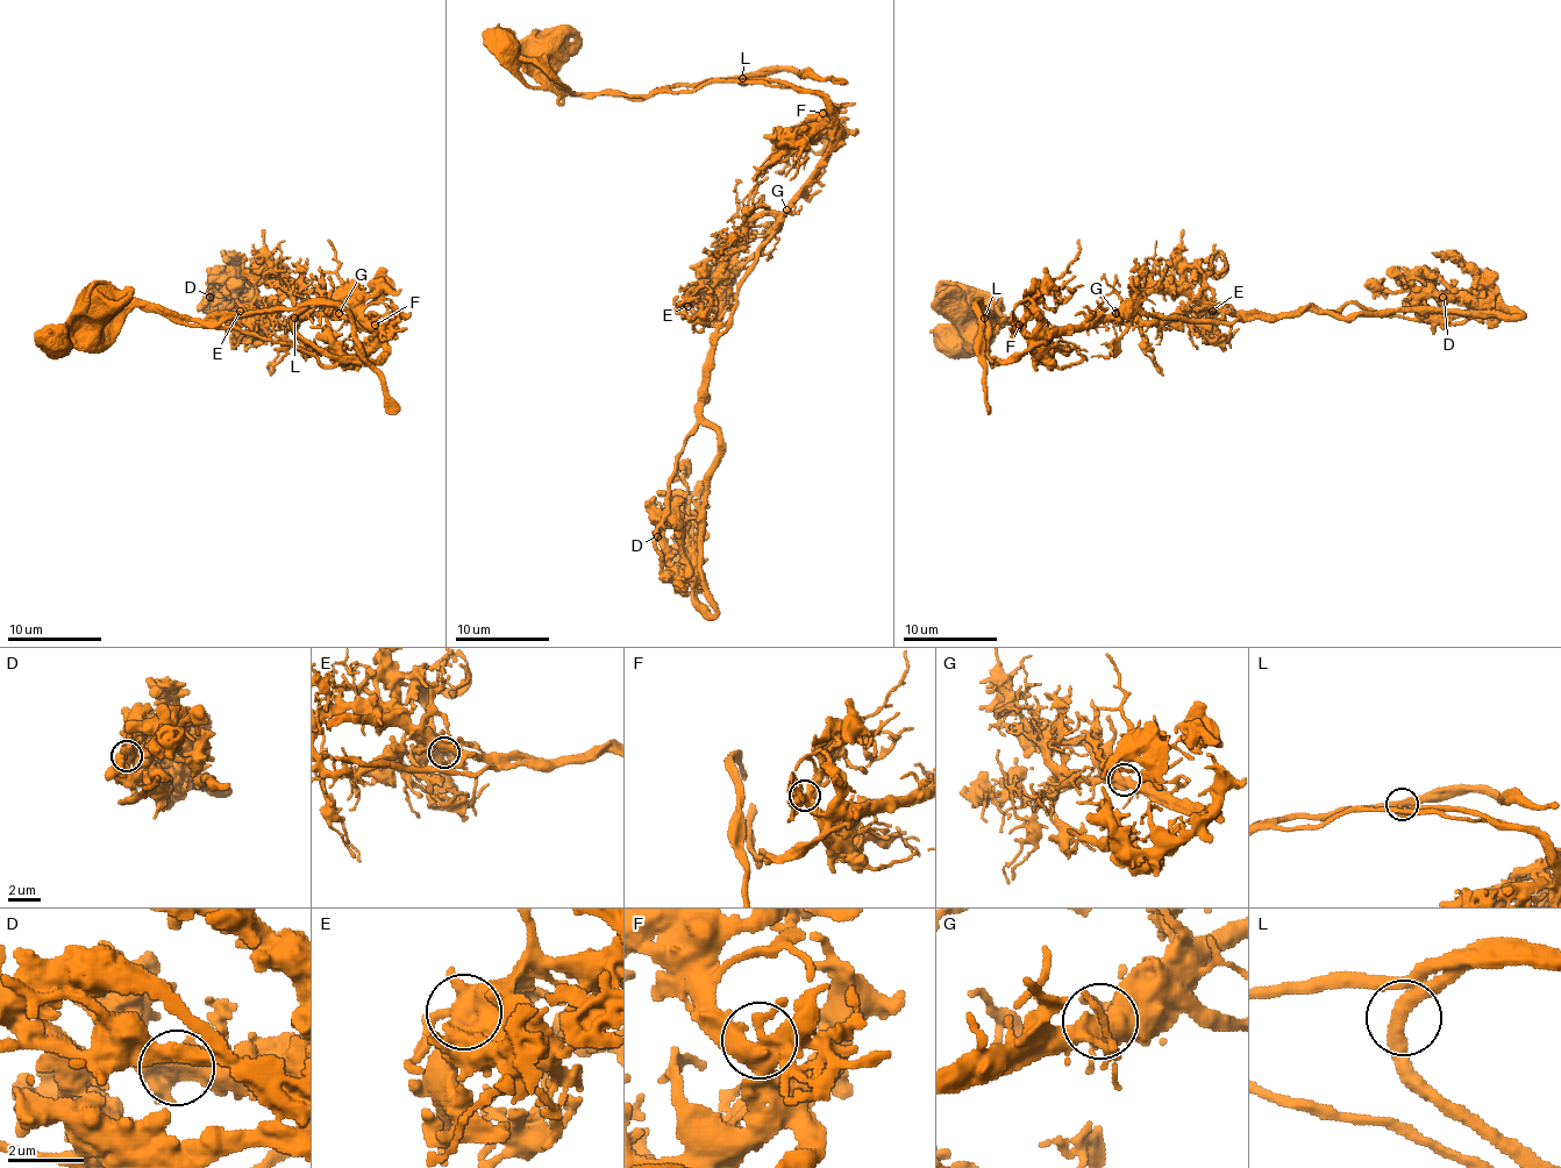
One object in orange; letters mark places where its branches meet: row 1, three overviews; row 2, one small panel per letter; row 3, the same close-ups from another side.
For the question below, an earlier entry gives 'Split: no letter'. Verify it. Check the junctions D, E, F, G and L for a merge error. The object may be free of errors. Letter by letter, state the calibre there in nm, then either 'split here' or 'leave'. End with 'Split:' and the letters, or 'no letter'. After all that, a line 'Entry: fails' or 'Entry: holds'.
D: 550 nm thick; leave
E: 500 nm thick; leave
F: 480 nm thick; leave
G: 480 nm thick; split here
L: 320 nm thick; leave
Split: G
Entry: fails

